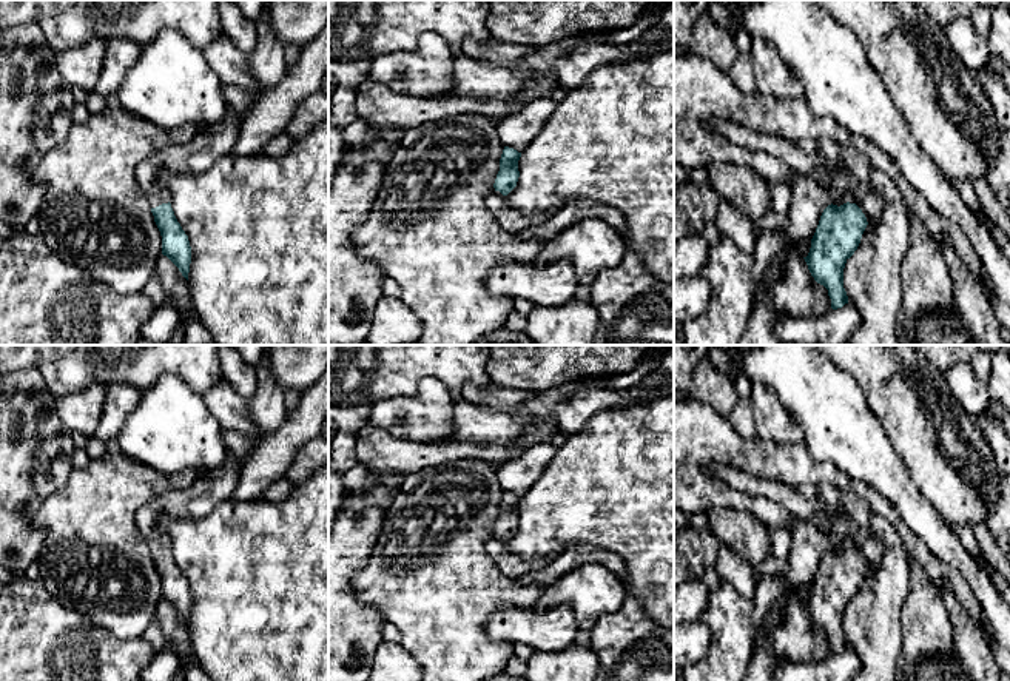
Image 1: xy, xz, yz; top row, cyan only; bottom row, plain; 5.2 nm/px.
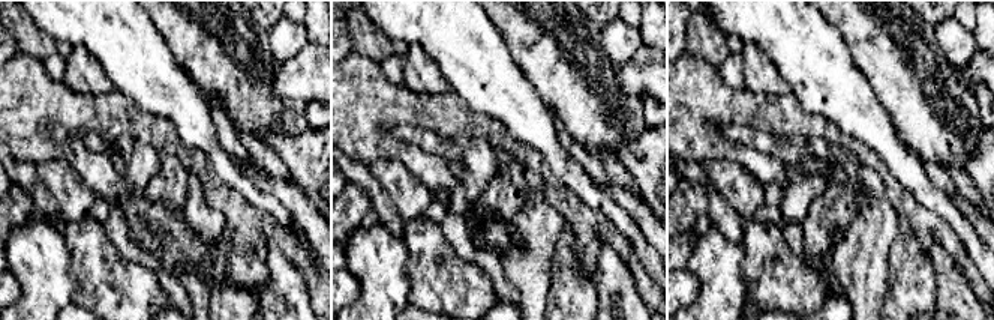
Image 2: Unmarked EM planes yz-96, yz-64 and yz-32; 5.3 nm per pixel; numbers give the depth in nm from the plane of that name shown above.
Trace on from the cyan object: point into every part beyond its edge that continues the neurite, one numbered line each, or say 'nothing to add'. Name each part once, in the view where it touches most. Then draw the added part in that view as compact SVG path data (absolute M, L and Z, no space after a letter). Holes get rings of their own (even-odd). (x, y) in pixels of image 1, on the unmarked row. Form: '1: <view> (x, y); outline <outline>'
1: xy (199, 499); outline M230 455L227 462L208 478L199 475L196 482L185 490L167 490L143 505L134 516L142 539L151 553L170 547L165 519L197 519L210 515L222 501L231 498L241 465Z

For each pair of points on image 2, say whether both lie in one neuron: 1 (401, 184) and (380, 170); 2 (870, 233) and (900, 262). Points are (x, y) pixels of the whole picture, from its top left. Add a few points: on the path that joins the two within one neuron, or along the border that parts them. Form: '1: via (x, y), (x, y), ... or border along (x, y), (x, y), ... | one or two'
1: via (396, 181), (384, 172) | one
2: border along (898, 217), (886, 286) | two

